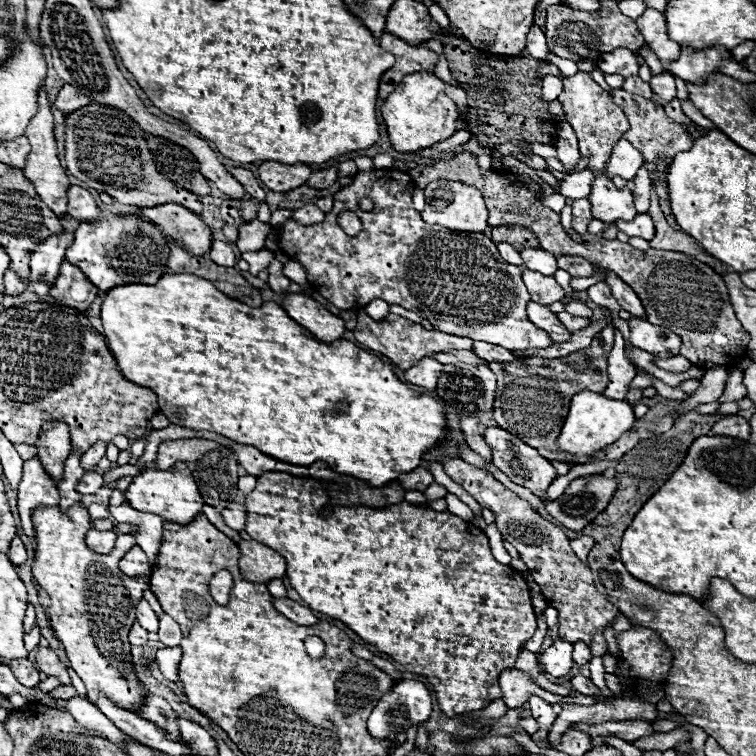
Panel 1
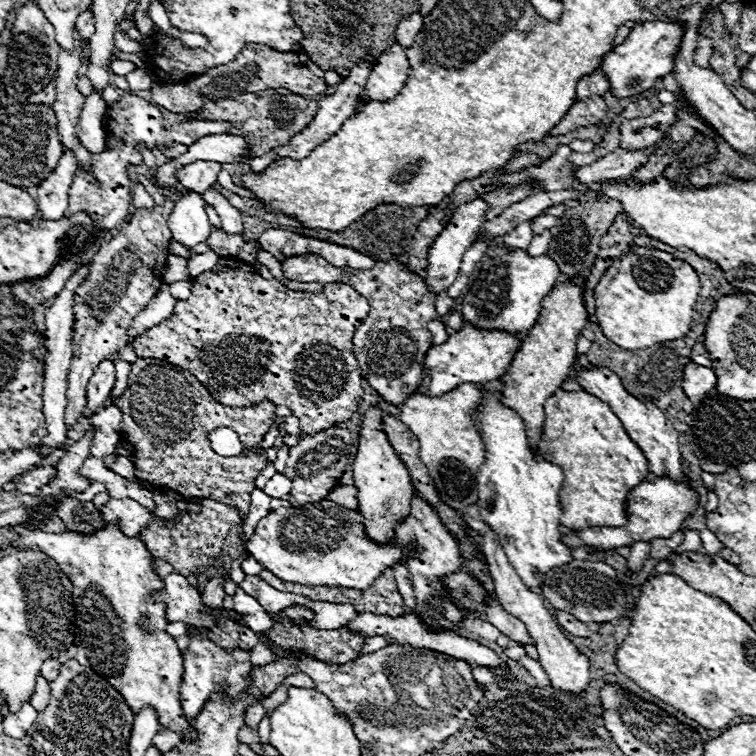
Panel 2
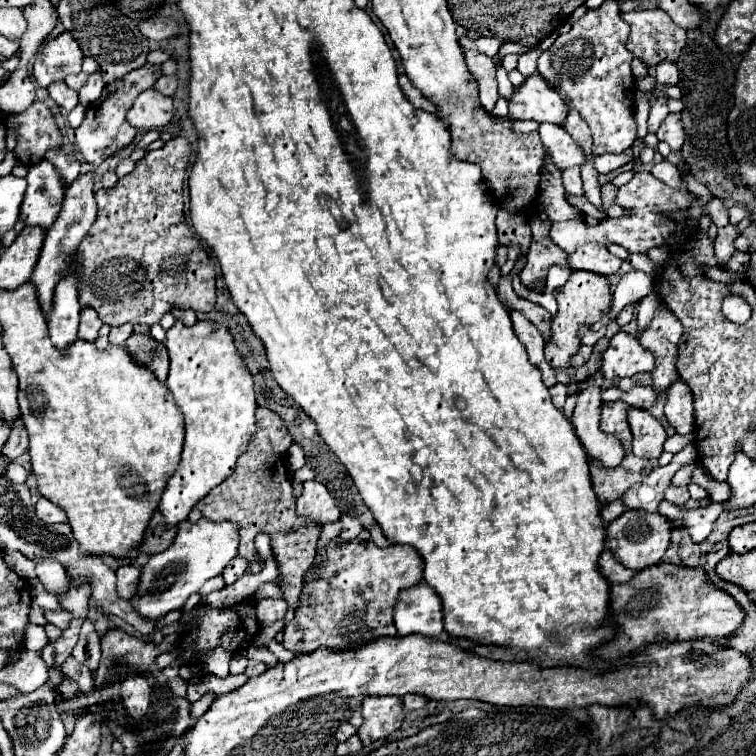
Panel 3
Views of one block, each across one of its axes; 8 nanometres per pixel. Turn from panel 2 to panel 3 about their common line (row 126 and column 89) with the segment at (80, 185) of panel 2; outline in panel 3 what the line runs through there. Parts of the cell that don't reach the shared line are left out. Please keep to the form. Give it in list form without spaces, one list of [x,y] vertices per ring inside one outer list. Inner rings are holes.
[[[146,64],[138,70],[132,70],[124,78],[118,78],[116,82],[106,84],[100,100],[96,100],[94,104],[90,104],[86,108],[86,118],[80,124],[80,128],[76,128],[76,144],[88,164],[98,166],[106,158],[118,154],[120,150],[124,150],[126,146],[130,146],[134,142],[138,130],[134,130],[134,126],[130,126],[130,122],[126,120],[126,112],[132,108],[132,102],[138,94],[142,94],[144,90],[150,90],[154,86],[154,82],[160,78],[160,74],[162,74],[160,66],[154,66],[154,64]],[[80,174],[66,190],[66,198],[62,204],[62,212],[58,216],[58,220],[52,224],[52,228],[46,230],[46,240],[44,240],[44,248],[40,254],[40,260],[32,272],[32,284],[38,290],[38,298],[42,304],[42,310],[48,314],[50,306],[52,306],[52,294],[54,294],[54,286],[58,284],[58,280],[62,278],[62,274],[66,272],[66,256],[72,254],[78,244],[82,242],[82,238],[86,236],[86,232],[90,230],[94,218],[96,218],[96,200],[94,200],[94,174]]]

